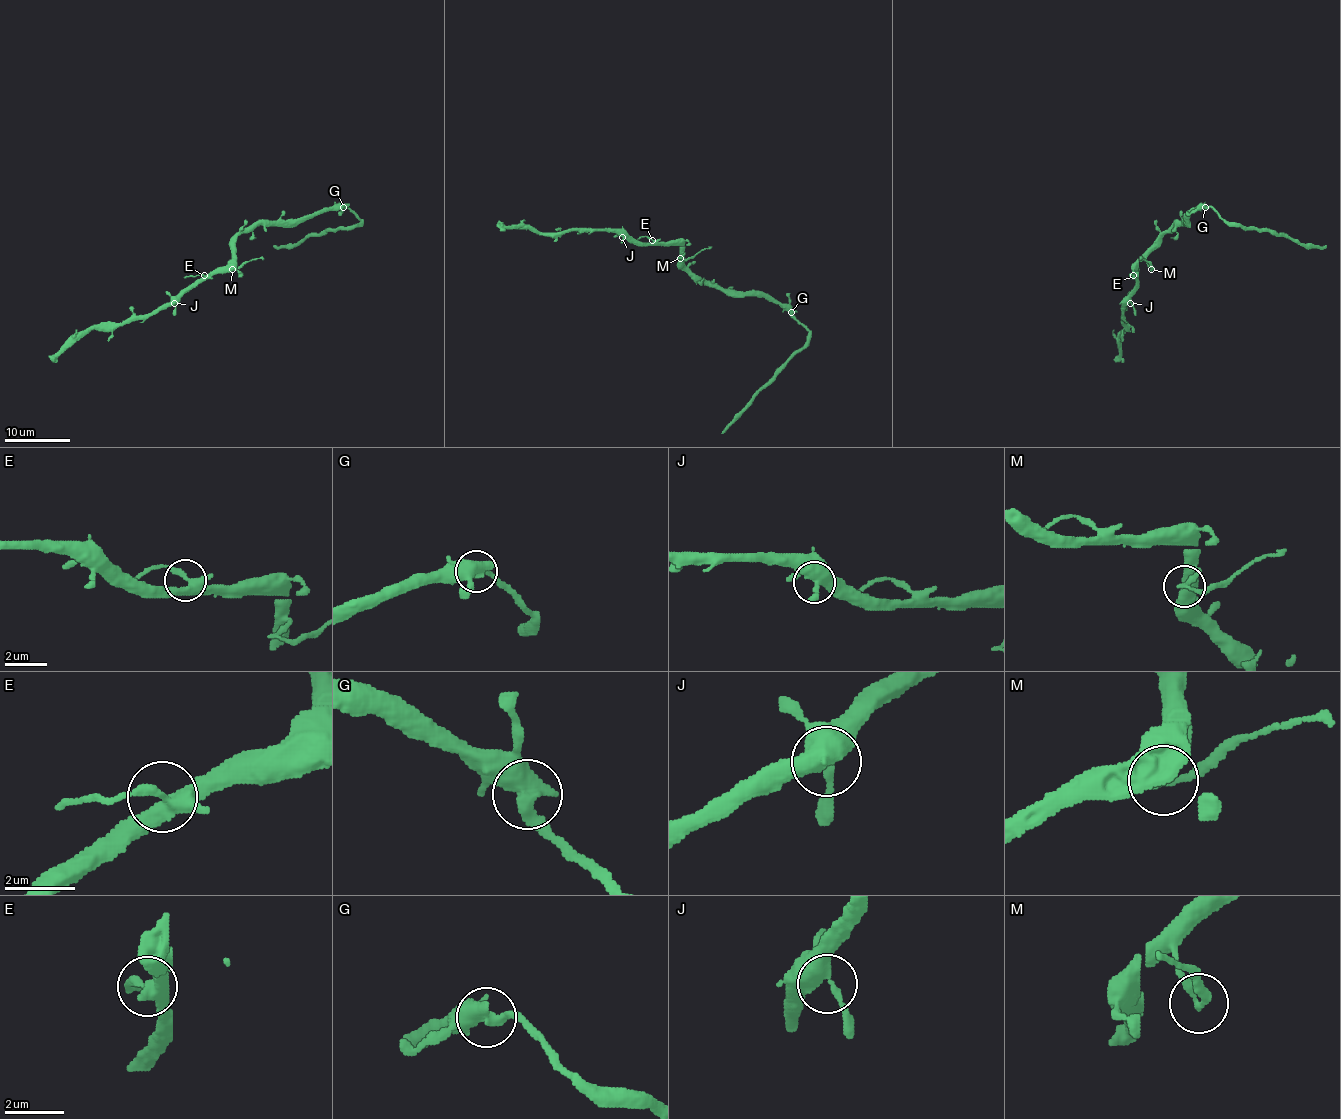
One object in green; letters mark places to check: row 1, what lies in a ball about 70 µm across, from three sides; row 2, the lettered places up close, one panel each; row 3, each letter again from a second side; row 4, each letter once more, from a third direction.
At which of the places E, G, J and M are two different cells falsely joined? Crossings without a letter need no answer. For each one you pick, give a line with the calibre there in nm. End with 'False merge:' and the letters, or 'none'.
G: 550 nm thick
M: 190 nm thick
False merge: G, M

